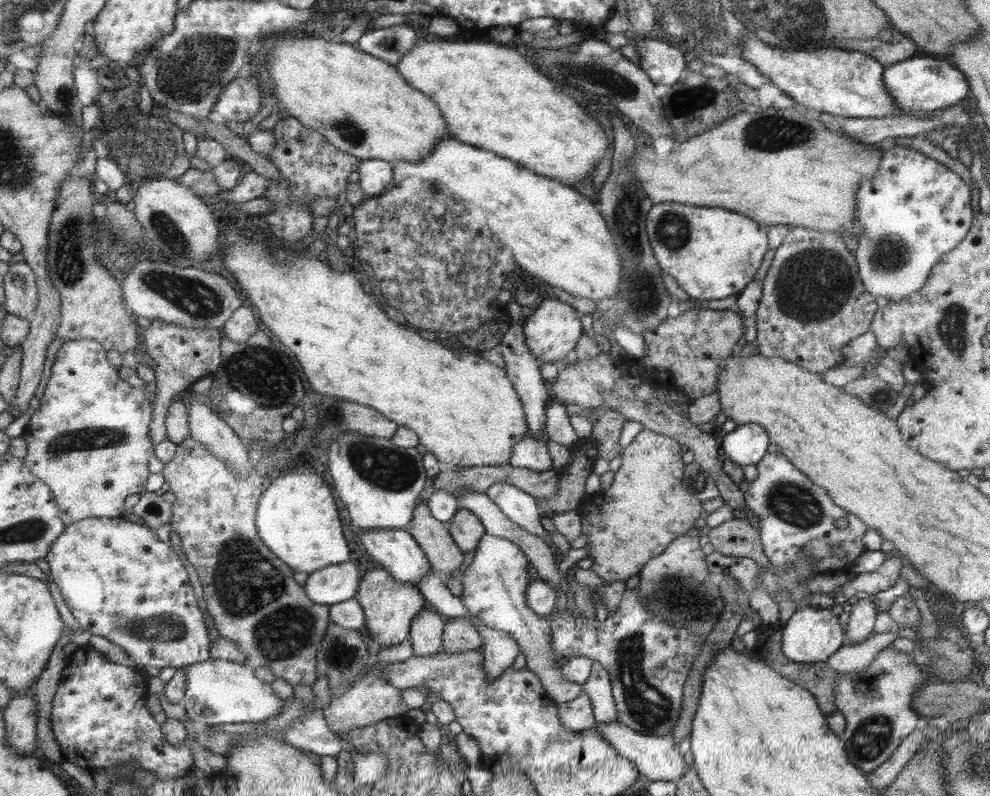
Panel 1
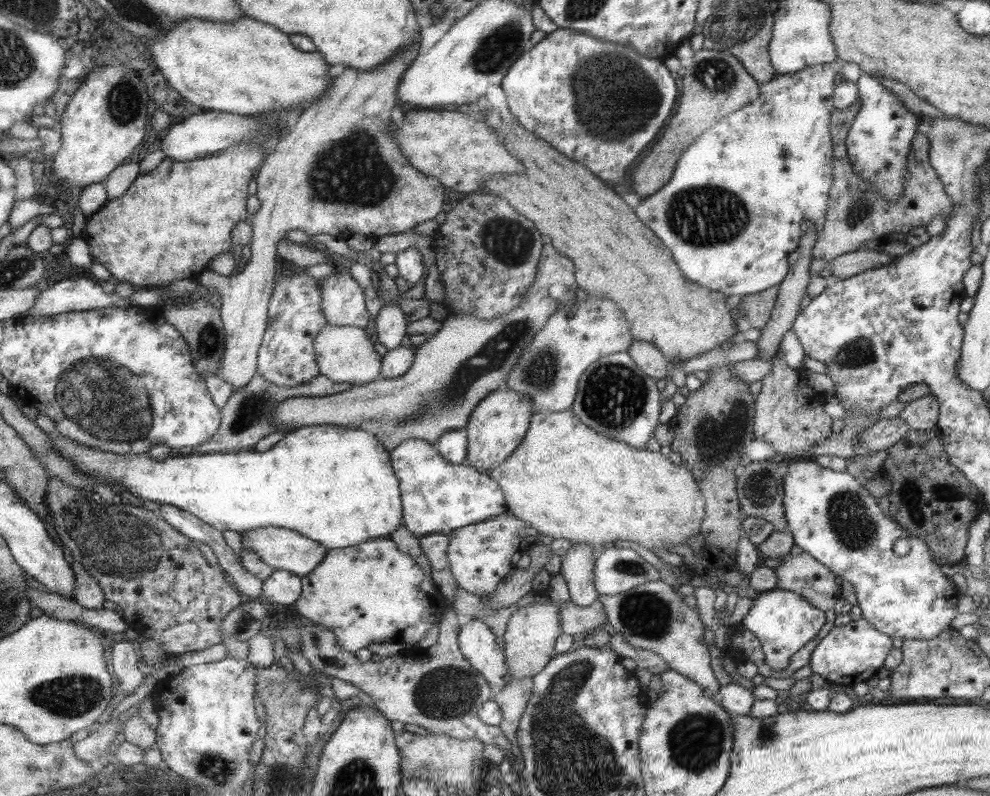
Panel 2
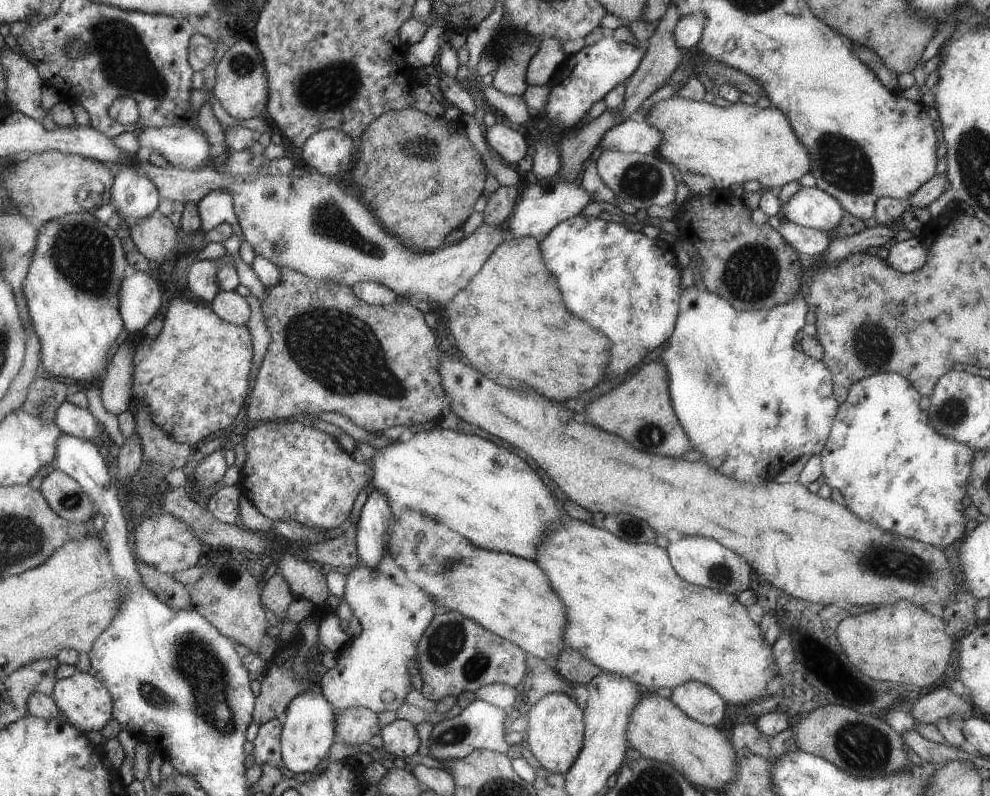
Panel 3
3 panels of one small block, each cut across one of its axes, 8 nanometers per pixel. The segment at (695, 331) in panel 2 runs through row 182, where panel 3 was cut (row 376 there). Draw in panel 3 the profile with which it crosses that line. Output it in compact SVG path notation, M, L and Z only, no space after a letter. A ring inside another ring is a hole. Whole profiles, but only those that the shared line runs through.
M508 237L488 256L469 284L443 306L445 318L449 316L449 332L459 352L471 362L471 366L475 366L479 372L485 372L485 376L497 380L499 384L519 388L523 382L535 394L559 402L575 398L579 392L593 388L603 378L603 370L609 362L609 340L601 336L597 328L591 328L563 308L559 288L551 278L553 276L542 259L538 241L533 237Z

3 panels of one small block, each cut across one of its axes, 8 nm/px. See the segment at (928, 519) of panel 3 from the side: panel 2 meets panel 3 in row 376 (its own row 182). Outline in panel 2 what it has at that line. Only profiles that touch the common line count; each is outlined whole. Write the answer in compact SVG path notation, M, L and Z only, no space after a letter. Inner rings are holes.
M861 74L856 80L860 109L845 135L844 145L852 171L876 190L885 201L899 199L904 188L904 176L910 154L911 140L914 140L917 120L910 110L903 108L897 95L881 86L871 74Z

